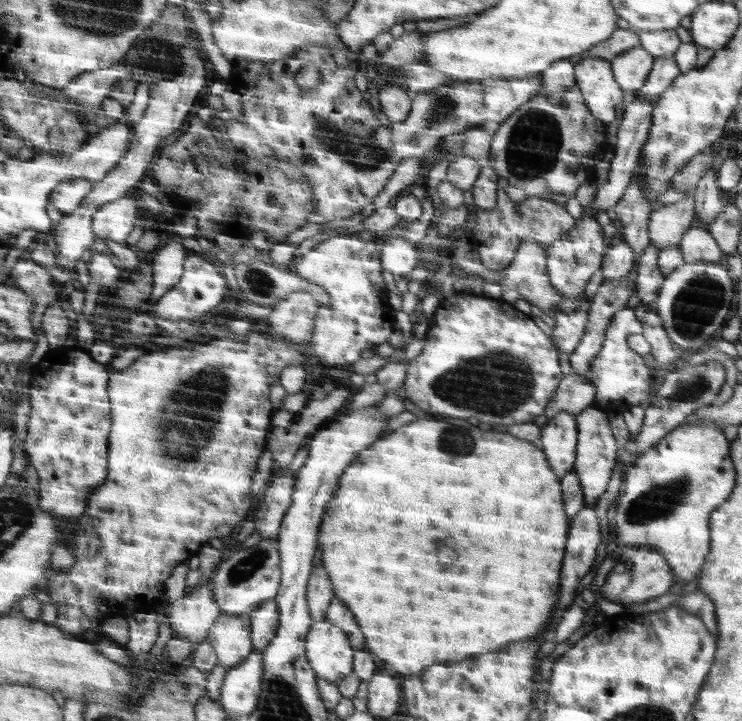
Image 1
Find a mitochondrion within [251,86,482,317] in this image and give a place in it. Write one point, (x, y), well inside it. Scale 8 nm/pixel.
(349, 146)

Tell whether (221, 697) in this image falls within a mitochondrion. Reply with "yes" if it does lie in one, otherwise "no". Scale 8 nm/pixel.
no

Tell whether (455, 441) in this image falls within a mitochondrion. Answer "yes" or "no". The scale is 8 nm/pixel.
yes

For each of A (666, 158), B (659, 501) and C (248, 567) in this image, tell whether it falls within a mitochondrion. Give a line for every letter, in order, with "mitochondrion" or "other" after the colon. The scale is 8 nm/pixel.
A: mitochondrion
B: mitochondrion
C: mitochondrion

